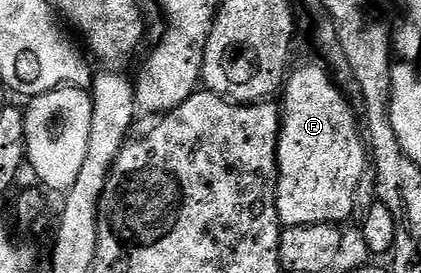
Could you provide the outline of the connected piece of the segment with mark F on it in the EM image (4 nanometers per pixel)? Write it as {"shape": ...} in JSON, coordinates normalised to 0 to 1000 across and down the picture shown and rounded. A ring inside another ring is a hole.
{"shape":[[[767,231],[722,234],[715,249],[696,245],[682,267],[679,289],[670,311],[670,421],[665,429],[665,502],[660,505],[660,667],[656,670],[656,751],[660,755],[660,799],[675,835],[689,828],[746,828],[748,821],[796,821],[815,824],[834,810],[834,773],[841,758],[841,696],[848,692],[850,667],[857,663],[860,637],[869,619],[869,527],[860,509],[860,469],[850,451],[846,458],[846,425],[836,414],[829,355],[803,319],[784,264]]]}

